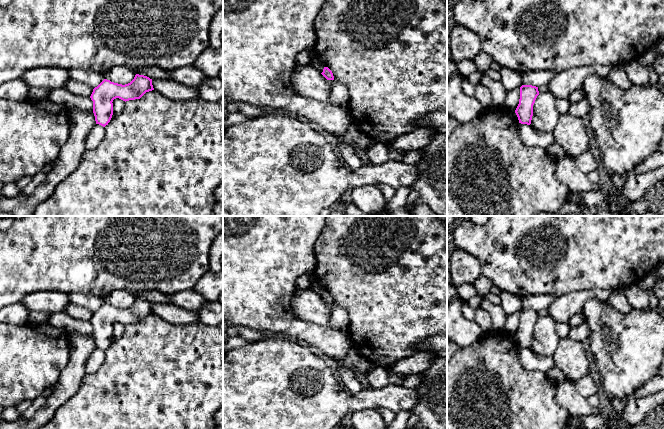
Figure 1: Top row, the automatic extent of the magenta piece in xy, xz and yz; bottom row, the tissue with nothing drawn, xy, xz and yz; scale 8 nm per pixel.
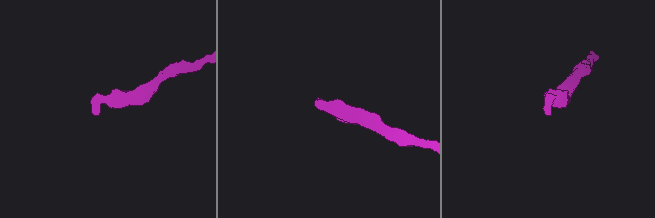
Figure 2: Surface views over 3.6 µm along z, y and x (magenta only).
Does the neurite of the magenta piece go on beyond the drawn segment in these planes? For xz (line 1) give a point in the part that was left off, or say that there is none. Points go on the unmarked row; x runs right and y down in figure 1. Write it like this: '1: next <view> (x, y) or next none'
1: next none

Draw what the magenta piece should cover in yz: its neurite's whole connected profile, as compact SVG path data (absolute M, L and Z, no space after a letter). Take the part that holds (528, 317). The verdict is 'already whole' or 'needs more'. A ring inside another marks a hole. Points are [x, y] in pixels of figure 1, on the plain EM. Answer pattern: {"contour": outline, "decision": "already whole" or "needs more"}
{"contour": "M522 309L520 311L519 328L515 334L519 347L531 348L533 340L533 329L539 319L538 311L532 309Z", "decision": "already whole"}

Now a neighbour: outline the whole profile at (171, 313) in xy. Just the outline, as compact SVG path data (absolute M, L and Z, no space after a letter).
M152 303L152 309L154 314L172 324L199 323L196 311L185 310L171 303Z

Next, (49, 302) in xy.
M39 291L24 296L20 303L30 311L51 315L64 312L71 301L69 295L62 292Z

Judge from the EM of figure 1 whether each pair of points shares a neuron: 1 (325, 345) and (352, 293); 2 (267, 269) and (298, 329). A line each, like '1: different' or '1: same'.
1: different
2: same

